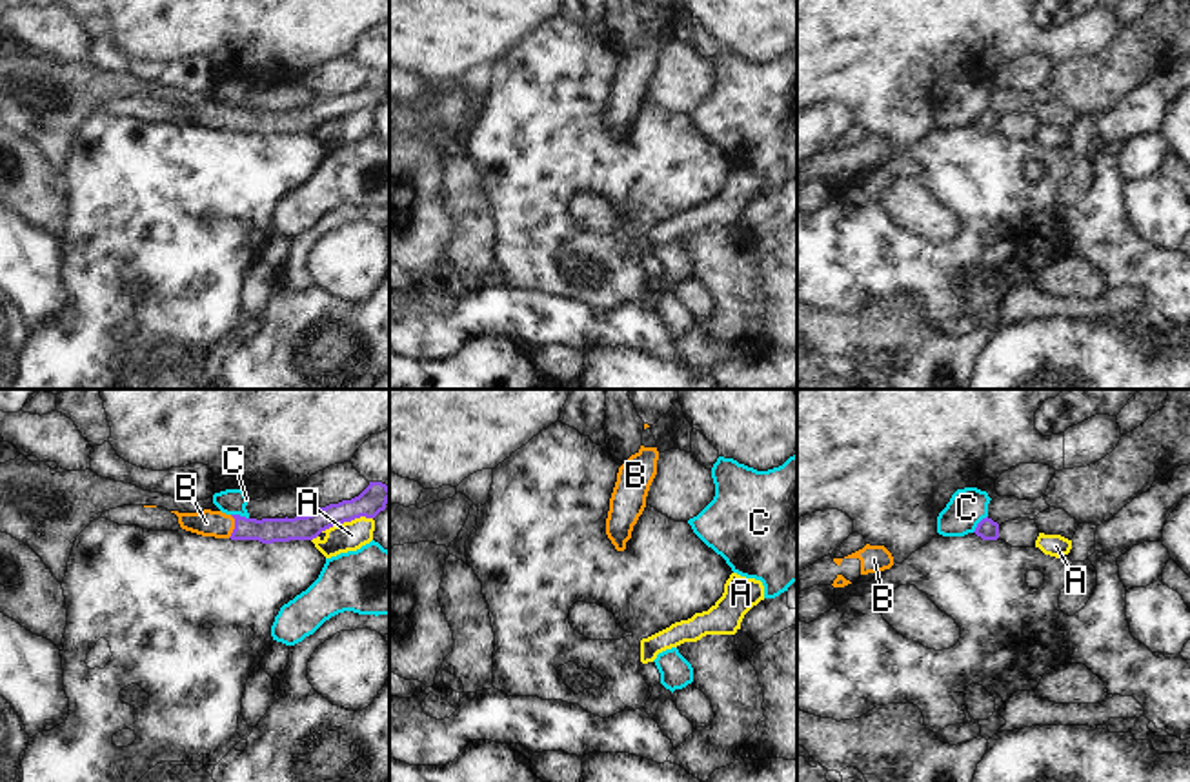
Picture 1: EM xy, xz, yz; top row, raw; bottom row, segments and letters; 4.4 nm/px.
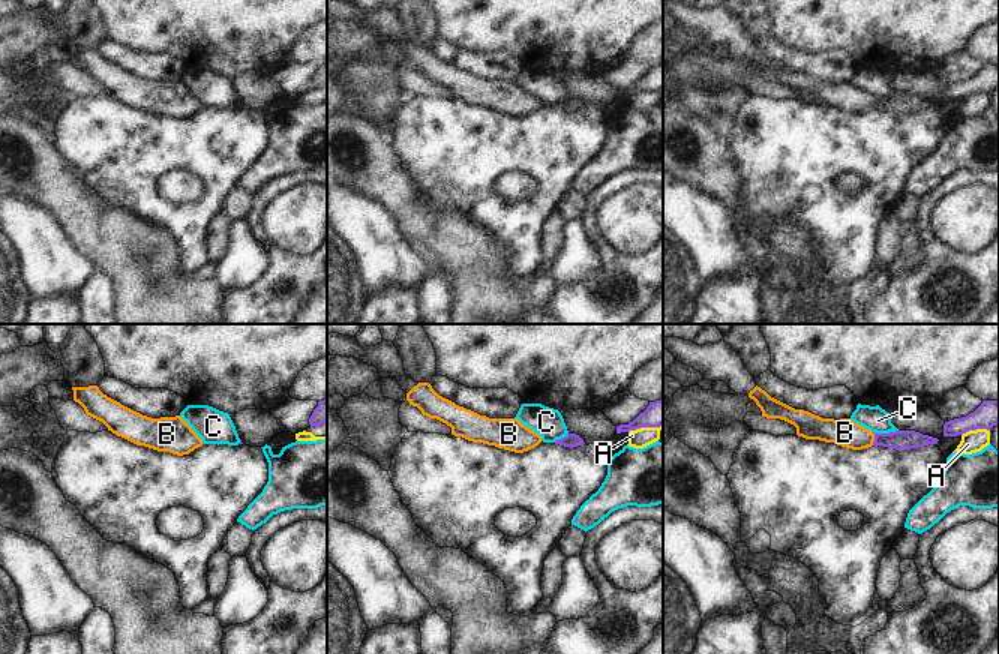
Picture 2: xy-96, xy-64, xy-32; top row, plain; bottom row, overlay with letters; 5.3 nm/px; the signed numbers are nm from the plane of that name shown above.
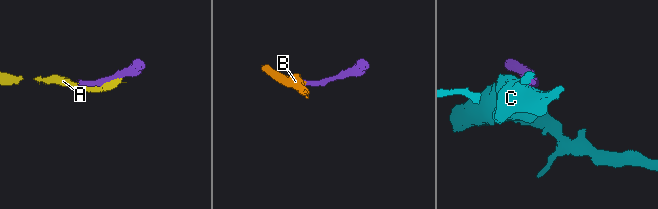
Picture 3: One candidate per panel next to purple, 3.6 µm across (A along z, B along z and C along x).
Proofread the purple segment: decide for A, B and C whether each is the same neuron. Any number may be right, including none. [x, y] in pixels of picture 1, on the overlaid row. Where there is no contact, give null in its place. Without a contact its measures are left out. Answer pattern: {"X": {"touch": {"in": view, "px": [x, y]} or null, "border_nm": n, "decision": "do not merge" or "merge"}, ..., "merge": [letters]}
{"A": {"touch": {"in": "xy", "px": [346, 521]}, "border_nm": 240, "decision": "do not merge"}, "B": {"touch": {"in": "xy", "px": [235, 526]}, "border_nm": 110, "decision": "merge"}, "C": {"touch": {"in": "yz", "px": [978, 524]}, "border_nm": 100, "decision": "do not merge"}, "merge": ["B"]}

